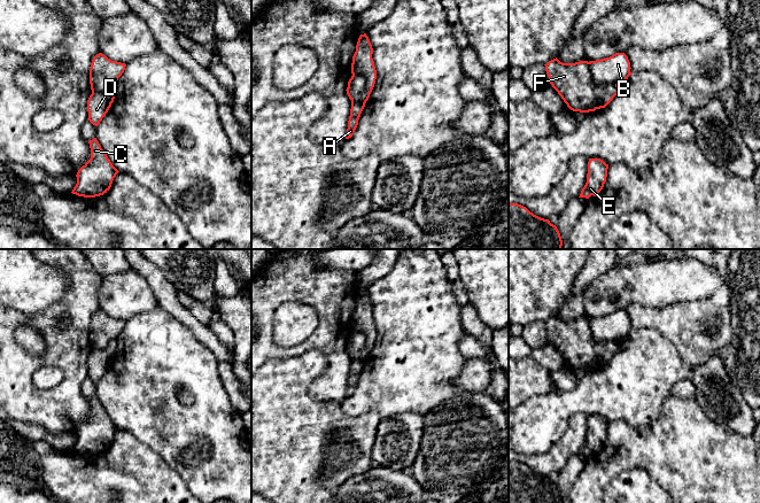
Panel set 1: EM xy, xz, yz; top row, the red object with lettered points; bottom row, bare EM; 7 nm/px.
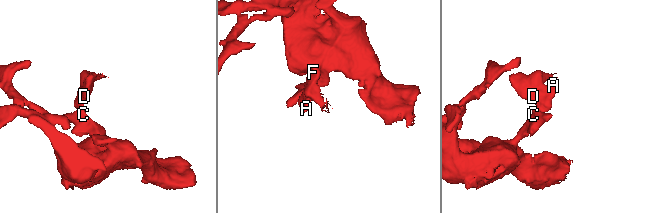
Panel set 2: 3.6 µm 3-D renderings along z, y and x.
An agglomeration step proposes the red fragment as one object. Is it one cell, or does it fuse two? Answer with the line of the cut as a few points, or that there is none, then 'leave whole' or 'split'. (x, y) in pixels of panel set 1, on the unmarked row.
yz (588, 319), (590, 333), (595, 340), (617, 342) | split

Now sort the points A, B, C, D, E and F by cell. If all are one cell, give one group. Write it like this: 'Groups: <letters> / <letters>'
Groups: A C D E F / B

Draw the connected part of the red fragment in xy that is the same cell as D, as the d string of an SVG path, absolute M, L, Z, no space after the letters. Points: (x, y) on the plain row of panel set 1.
M111 340L103 349L92 349L87 357L88 378L98 384L108 370L117 349L117 340Z

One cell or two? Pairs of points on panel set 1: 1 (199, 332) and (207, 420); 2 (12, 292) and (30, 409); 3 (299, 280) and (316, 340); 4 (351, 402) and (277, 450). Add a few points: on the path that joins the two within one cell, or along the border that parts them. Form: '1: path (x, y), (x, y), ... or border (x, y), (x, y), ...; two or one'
1: border (179, 323), (200, 340), (217, 361); two
2: border (12, 307), (28, 318), (40, 311); two
3: path (313, 295), (325, 307), (325, 325); one
4: border (339, 402), (342, 410), (351, 416), (367, 411); two

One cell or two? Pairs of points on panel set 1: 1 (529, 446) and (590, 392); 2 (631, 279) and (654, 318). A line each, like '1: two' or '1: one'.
1: one
2: two

